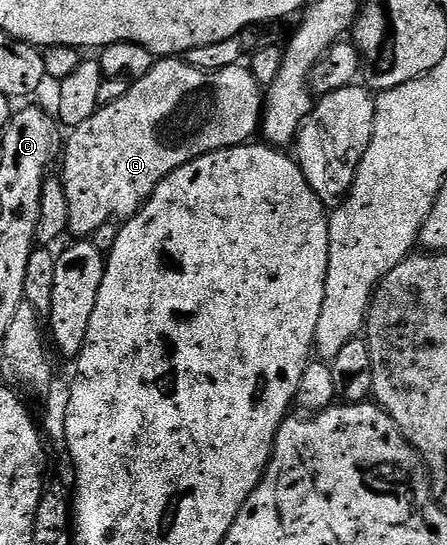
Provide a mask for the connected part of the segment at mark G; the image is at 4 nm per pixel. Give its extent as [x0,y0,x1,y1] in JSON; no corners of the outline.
[63,56,263,240]

